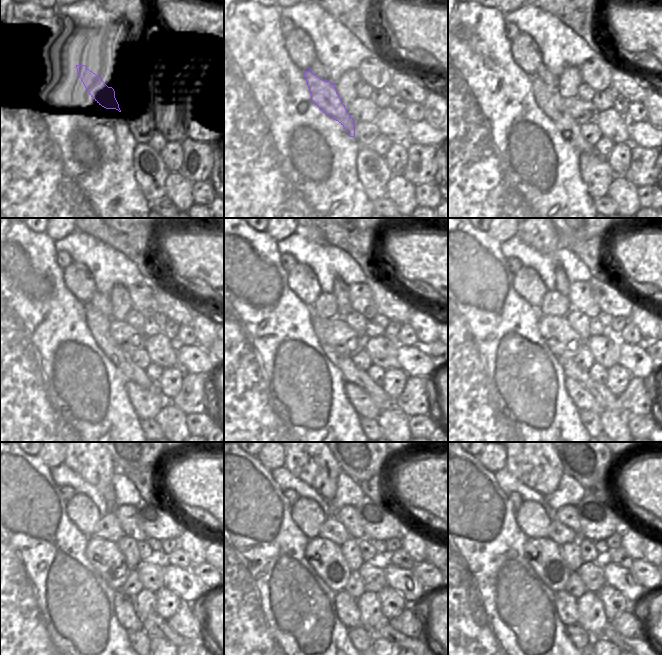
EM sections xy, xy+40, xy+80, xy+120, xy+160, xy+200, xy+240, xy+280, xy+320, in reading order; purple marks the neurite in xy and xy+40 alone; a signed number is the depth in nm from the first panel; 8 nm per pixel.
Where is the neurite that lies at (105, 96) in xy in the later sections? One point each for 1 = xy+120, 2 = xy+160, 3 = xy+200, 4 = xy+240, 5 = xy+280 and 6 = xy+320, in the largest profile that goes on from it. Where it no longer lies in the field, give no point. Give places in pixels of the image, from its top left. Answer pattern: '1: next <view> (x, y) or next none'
1: next xy+120 (98, 324)
2: next xy+160 (351, 373)
3: next xy+200 (607, 401)
4: next xy+240 (155, 626)
5: next xy+280 (419, 645)
6: next xy+320 (642, 645)

